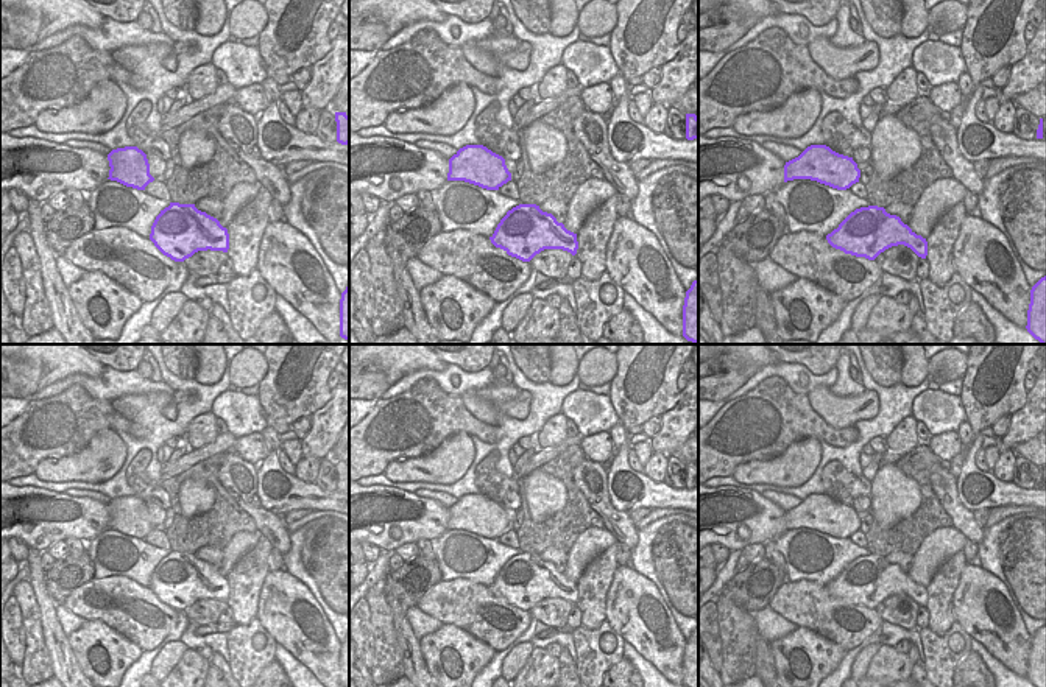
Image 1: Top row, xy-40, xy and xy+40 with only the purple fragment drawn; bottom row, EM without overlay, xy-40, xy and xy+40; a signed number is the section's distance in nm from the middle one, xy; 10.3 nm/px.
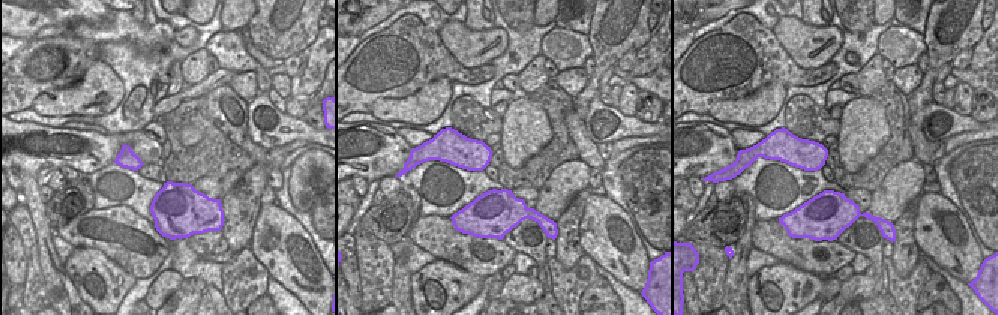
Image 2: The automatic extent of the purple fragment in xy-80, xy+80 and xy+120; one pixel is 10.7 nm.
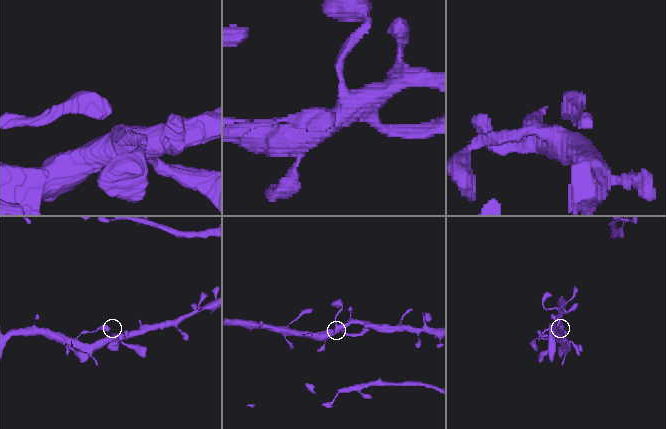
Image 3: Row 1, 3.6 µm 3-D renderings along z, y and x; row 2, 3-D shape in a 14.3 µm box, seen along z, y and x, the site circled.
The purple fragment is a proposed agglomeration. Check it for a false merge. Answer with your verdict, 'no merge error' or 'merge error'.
no merge error

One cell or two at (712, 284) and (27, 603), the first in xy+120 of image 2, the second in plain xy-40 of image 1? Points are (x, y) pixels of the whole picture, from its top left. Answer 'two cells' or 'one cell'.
one cell

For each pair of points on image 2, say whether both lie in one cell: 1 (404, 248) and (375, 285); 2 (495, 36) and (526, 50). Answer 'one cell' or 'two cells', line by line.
1: two cells
2: two cells

